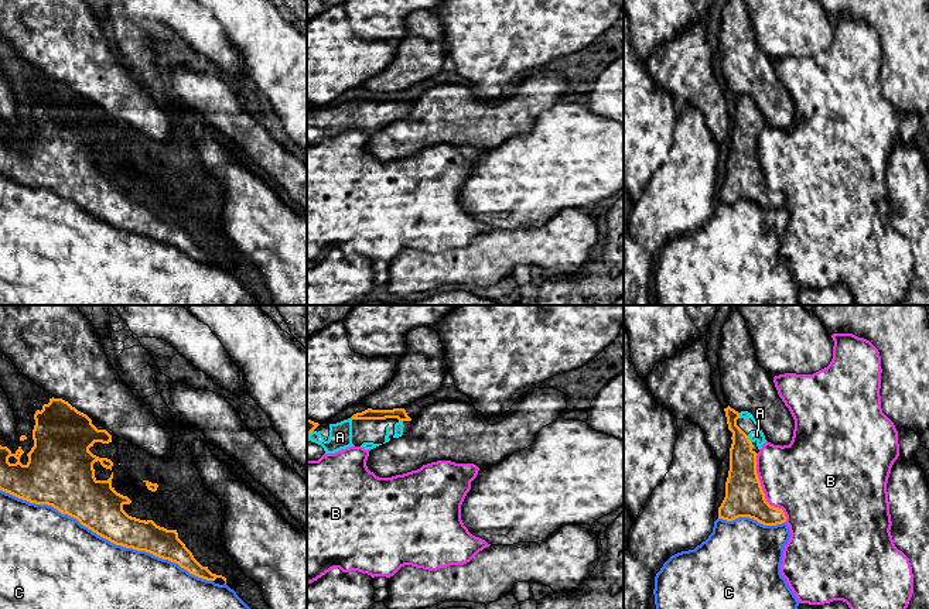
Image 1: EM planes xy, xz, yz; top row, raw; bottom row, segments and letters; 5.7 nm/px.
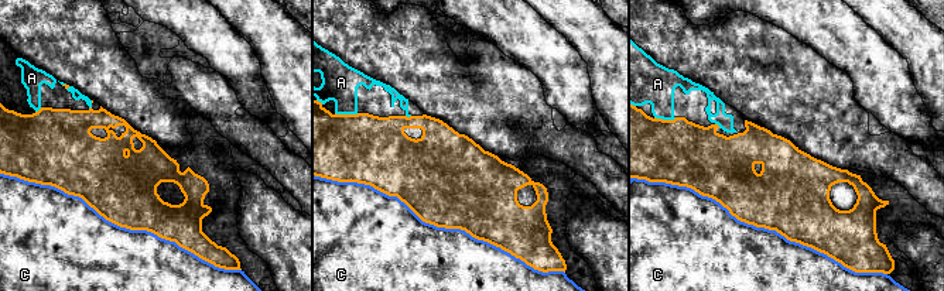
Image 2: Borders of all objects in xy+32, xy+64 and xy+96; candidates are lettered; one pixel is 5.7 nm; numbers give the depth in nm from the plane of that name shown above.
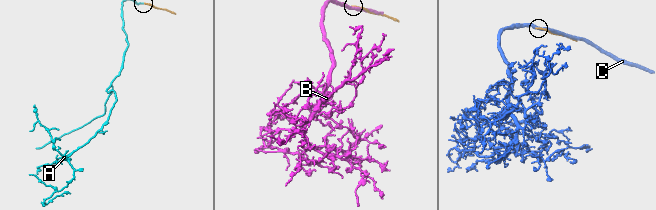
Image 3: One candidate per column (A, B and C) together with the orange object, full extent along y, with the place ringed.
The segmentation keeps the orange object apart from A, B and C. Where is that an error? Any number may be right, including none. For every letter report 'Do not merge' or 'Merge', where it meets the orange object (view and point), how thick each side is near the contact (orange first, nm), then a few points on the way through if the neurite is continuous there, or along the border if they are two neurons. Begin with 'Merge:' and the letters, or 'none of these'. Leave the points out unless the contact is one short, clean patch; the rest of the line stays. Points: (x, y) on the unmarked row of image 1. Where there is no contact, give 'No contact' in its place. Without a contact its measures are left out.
Merge: A
A: Merge. Touches orange at yz (748, 123). Thickness 190 nm (orange) against 70 nm
B: Do not merge. Touches orange at yz (762, 174). Thickness 220 nm (orange) against 440 nm
C: Do not merge. Touches orange at xy (106, 222). Thickness 280 nm (orange) against 500 nm

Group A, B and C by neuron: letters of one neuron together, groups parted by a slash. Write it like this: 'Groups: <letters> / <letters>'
Groups: A / B / C

